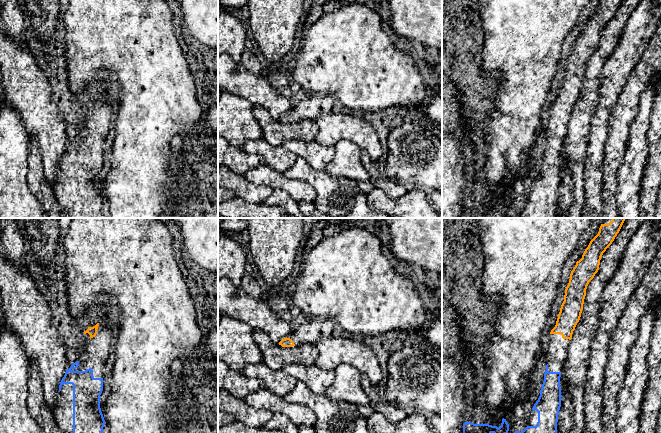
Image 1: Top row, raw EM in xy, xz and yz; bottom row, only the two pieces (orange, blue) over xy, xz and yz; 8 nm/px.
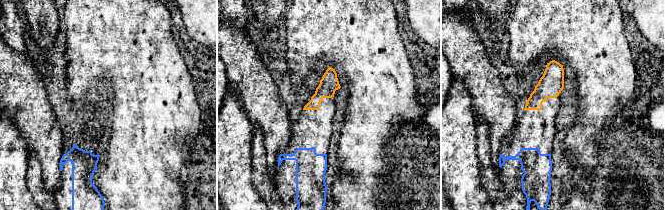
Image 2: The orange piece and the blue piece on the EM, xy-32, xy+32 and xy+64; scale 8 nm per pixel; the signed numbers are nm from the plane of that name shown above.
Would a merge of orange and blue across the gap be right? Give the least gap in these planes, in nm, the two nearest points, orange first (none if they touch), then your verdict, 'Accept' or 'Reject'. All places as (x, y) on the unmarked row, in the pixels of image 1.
Distance 220 nm. Across: xy (90, 114), (77, 137). Accept

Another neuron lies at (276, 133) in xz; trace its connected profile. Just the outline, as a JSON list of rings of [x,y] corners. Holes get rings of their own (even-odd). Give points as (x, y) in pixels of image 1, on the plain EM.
[[[254,105],[253,116],[263,132],[263,139],[273,147],[280,147],[288,140],[313,142],[319,131],[315,121],[312,120],[282,123],[260,105]]]

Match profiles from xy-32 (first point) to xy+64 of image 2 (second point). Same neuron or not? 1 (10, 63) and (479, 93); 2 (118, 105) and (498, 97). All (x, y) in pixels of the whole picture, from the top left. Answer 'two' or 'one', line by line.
1: one
2: two

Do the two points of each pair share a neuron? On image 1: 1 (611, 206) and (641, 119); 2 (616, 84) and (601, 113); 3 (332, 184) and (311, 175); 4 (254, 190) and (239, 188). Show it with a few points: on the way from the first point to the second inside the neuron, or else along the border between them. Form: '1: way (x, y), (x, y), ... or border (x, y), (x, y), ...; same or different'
1: border (621, 165), (617, 173), (617, 207); different
2: way (609, 91), (604, 106); same
3: way (327, 184), (316, 178); same
4: way (250, 190), (243, 190); same

